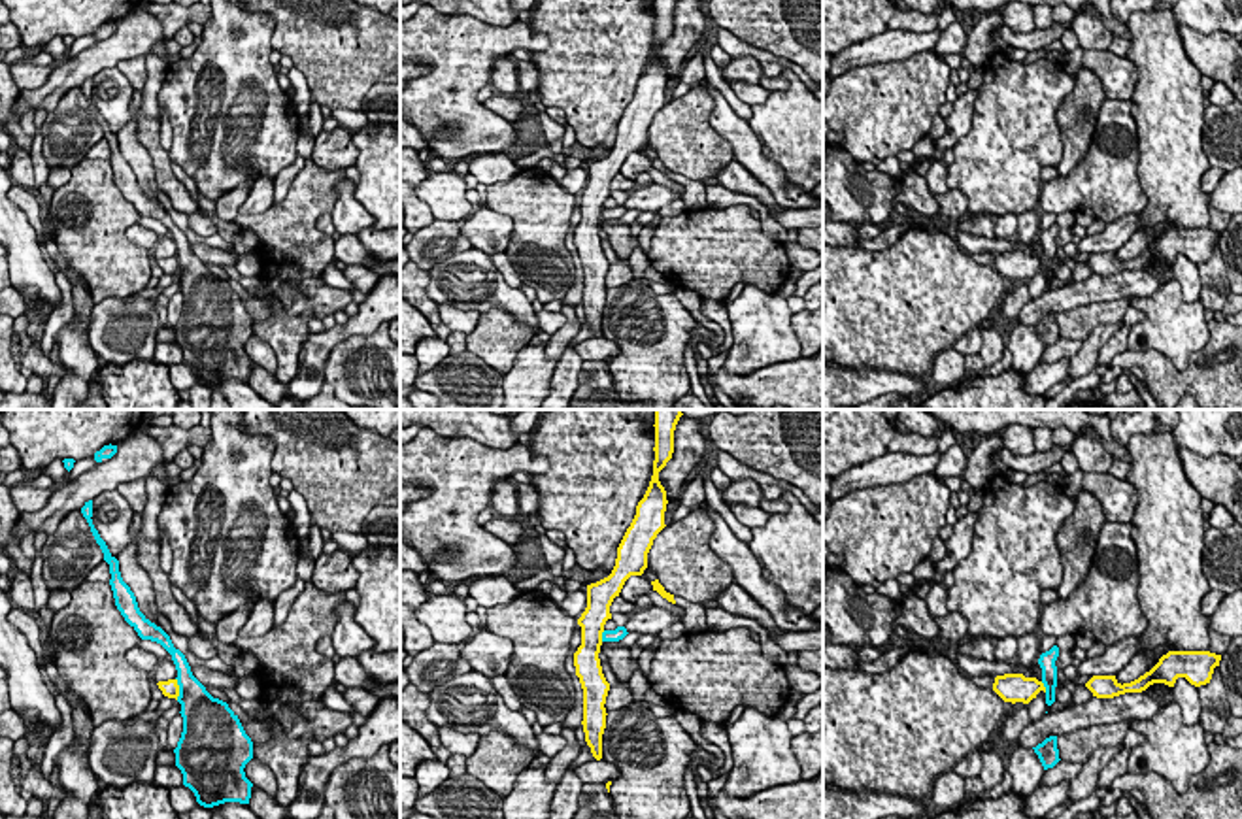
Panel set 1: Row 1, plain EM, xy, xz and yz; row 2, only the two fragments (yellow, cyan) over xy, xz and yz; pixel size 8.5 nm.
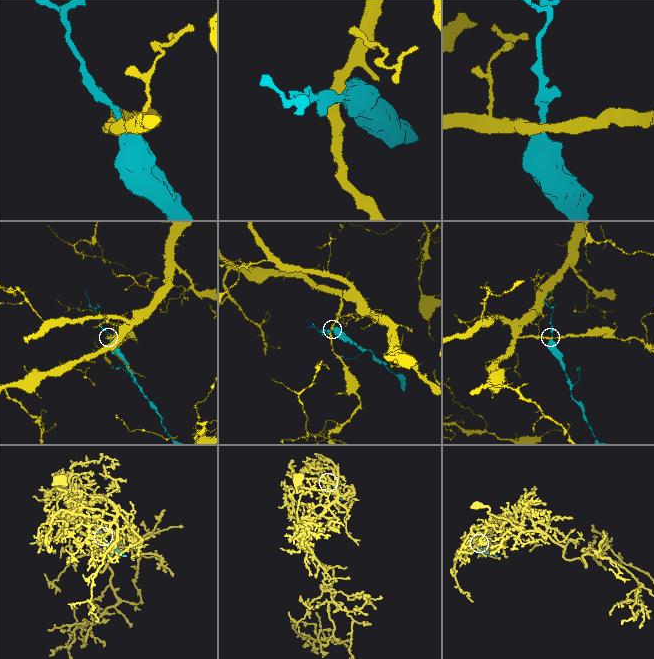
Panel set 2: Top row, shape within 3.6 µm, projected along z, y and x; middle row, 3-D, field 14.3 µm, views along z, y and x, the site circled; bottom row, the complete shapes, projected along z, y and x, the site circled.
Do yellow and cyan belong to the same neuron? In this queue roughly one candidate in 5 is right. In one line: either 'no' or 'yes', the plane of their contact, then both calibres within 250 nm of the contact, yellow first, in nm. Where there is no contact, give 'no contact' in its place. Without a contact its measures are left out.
no | xy | 140/320 nm

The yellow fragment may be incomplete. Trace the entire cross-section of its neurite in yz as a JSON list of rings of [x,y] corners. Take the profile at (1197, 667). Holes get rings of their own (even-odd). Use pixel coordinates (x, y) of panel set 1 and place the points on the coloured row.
[[[1168,651],[1159,662],[1131,683],[1119,683],[1116,676],[1093,676],[1085,687],[1097,698],[1114,698],[1125,693],[1142,693],[1153,683],[1174,687],[1178,677],[1185,677],[1191,685],[1210,683],[1214,668],[1219,666],[1221,655],[1210,651]]]

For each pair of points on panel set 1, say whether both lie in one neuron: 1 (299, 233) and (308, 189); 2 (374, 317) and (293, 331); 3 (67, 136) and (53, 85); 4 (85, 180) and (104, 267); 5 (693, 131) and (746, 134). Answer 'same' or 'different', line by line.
1: same
2: different
3: different
4: same
5: different

